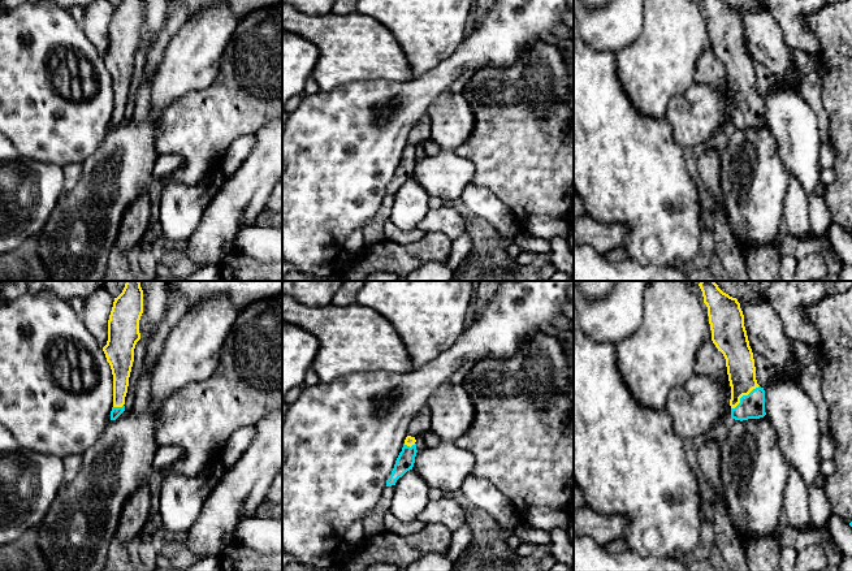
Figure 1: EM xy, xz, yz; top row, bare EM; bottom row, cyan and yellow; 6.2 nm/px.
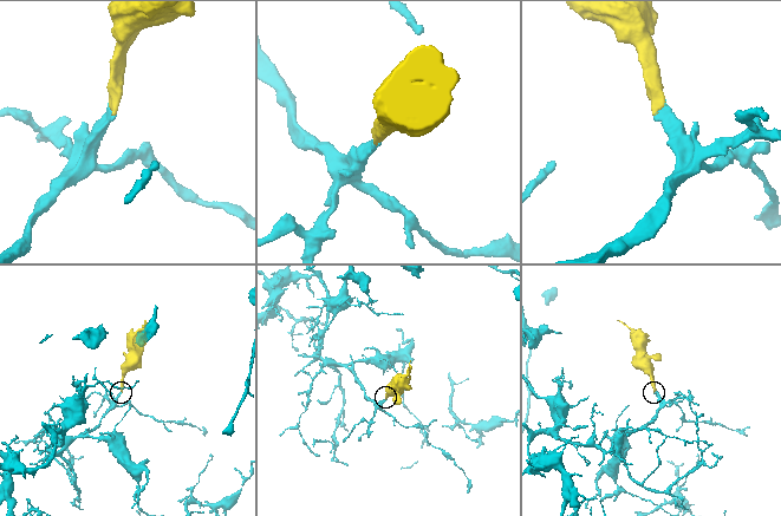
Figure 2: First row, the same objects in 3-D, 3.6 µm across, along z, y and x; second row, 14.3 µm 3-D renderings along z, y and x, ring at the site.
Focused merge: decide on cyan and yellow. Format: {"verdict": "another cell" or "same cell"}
{"verdict": "same cell"}

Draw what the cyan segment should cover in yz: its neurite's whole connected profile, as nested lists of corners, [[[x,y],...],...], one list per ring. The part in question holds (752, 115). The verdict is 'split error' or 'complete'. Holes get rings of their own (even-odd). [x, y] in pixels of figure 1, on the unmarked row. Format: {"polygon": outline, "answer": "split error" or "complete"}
{"polygon": [[[702,0],[708,16],[712,49],[726,68],[731,95],[731,127],[760,127],[765,121],[765,99],[757,92],[753,61],[736,7],[723,0]]], "answer": "split error"}

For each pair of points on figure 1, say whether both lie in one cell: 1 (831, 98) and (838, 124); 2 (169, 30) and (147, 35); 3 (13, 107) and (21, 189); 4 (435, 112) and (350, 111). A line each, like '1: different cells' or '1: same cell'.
1: same cell
2: different cells
3: different cells
4: different cells

